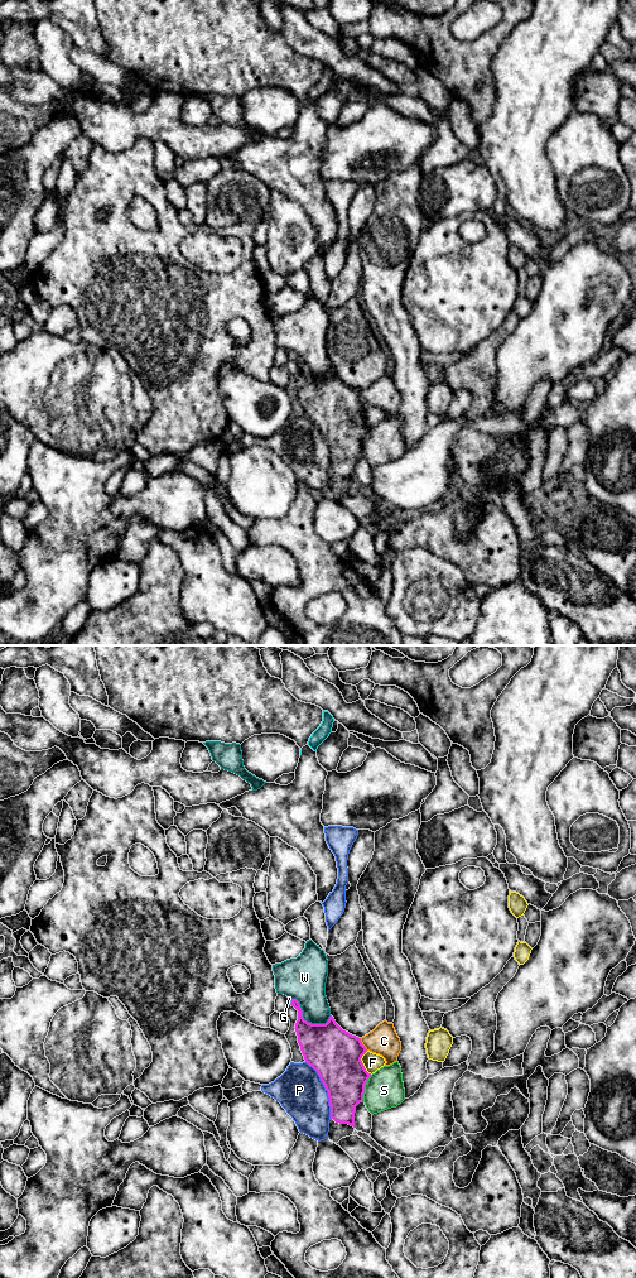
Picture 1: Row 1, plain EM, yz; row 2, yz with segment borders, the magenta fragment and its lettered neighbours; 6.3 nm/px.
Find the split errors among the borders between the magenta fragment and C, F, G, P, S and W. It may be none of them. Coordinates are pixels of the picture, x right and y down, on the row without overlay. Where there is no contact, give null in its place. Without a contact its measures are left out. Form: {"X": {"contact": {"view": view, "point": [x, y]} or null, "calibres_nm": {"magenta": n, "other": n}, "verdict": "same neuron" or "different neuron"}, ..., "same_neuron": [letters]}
{"C": {"contact": {"view": "yz", "point": [362, 398]}, "calibres_nm": {"magenta": 320, "other": 190}, "verdict": "different neuron"}, "F": {"contact": {"view": "yz", "point": [362, 417]}, "calibres_nm": {"magenta": 320, "other": 120}, "verdict": "different neuron"}, "G": {"contact": {"view": "yz", "point": [292, 355]}, "calibres_nm": {"magenta": 160, "other": 20}, "verdict": "same neuron"}, "P": {"contact": {"view": "yz", "point": [326, 442]}, "calibres_nm": {"magenta": 320, "other": 300}, "verdict": "different neuron"}, "S": {"contact": {"view": "yz", "point": [364, 442]}, "calibres_nm": {"magenta": 300, "other": 240}, "verdict": "different neuron"}, "W": {"contact": {"view": "yz", "point": [306, 374]}, "calibres_nm": {"magenta": 320, "other": 260}, "verdict": "different neuron"}, "same_neuron": ["G"]}

